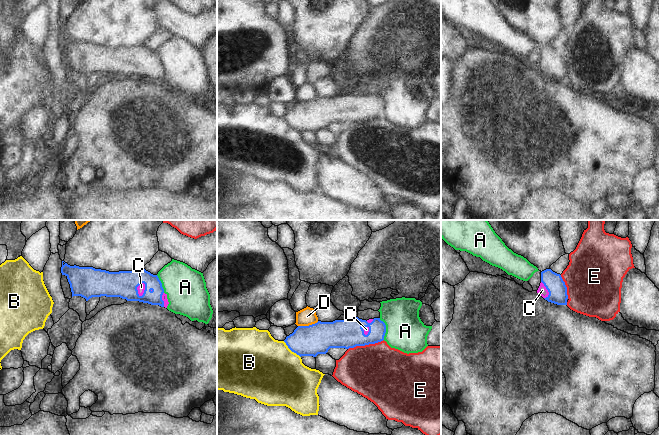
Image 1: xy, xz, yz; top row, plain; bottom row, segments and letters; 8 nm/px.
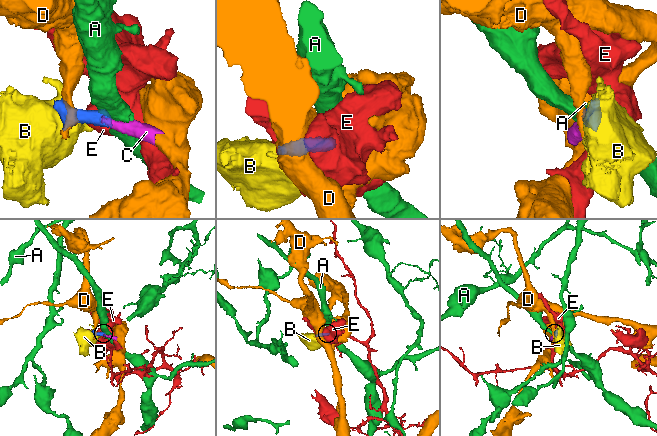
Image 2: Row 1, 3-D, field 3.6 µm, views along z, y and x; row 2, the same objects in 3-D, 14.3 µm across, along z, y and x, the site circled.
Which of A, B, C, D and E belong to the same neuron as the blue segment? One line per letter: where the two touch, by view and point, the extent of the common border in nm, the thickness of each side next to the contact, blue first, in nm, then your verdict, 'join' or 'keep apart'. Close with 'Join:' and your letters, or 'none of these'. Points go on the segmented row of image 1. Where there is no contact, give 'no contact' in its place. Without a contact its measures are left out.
A: meets blue in xz at (385, 329); contact 180 nm long; 150 nm thick on the blue side, 320 nm on the other; keep apart
B: meets blue in xz at (291, 350); contact 190 nm long; 240 nm thick on the blue side, 500 nm on the other; keep apart
C: meets blue in xy at (144, 290); contact 120 nm long; 220 nm thick on the blue side, 60 nm on the other; join
D: meets blue in xz at (309, 325); contact 170 nm long; 240 nm thick on the blue side, 140 nm on the other; keep apart
E: meets blue in xz at (365, 344); contact 300 nm long; 240 nm thick on the blue side, 460 nm on the other; keep apart
Join: C

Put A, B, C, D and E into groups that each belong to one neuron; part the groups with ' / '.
A / B / C / D / E

